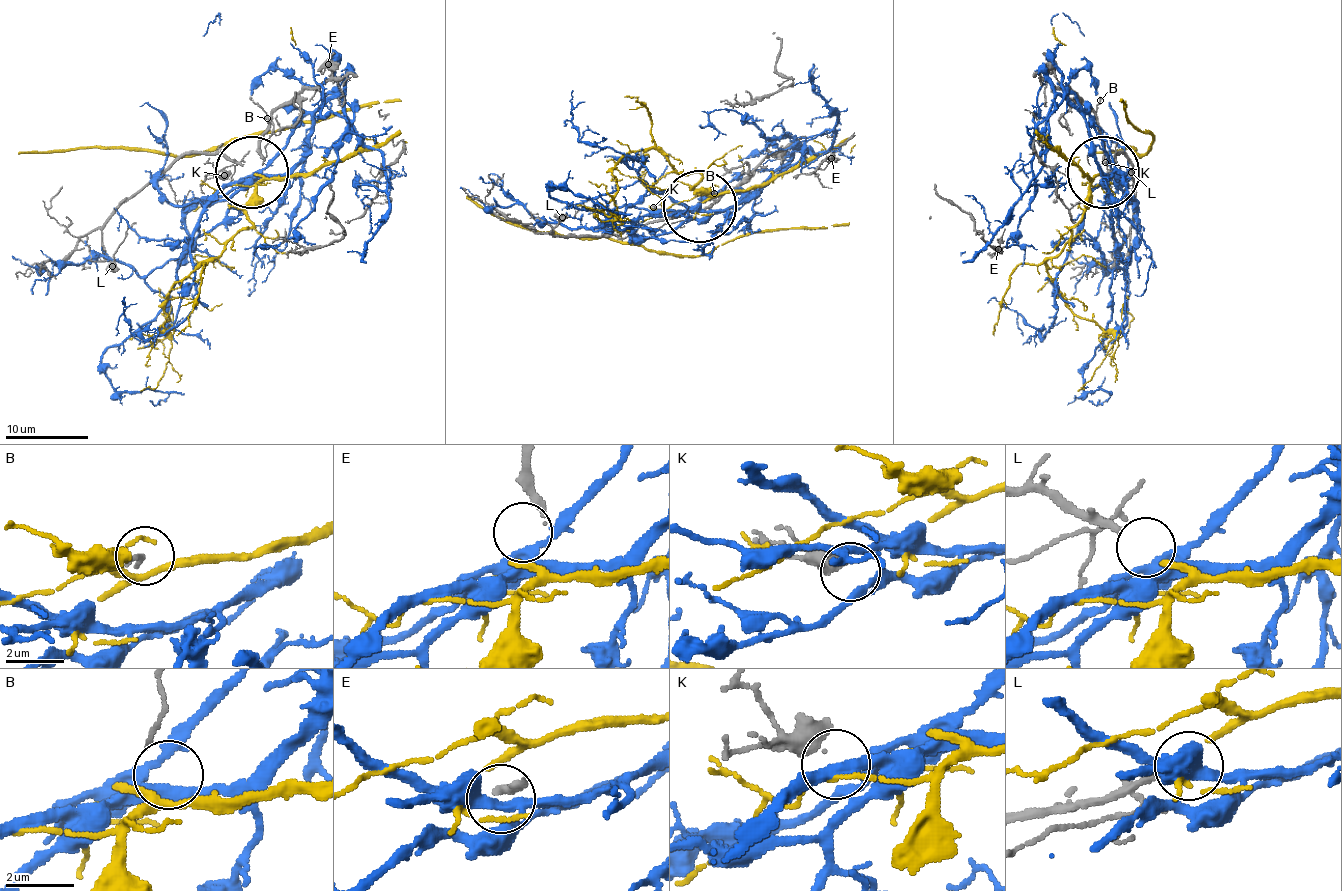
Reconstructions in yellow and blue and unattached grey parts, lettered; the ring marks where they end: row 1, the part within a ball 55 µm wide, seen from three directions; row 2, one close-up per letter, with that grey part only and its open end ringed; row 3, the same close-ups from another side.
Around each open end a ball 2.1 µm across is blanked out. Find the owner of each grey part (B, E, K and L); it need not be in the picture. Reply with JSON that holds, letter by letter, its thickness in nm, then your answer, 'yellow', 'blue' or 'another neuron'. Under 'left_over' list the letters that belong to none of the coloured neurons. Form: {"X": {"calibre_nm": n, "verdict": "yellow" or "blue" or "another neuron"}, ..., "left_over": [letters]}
{"B": {"calibre_nm": 120, "verdict": "another neuron"}, "E": {"calibre_nm": 200, "verdict": "another neuron"}, "K": {"calibre_nm": 280, "verdict": "blue"}, "L": {"calibre_nm": 160, "verdict": "yellow"}, "left_over": ["B", "E"]}

